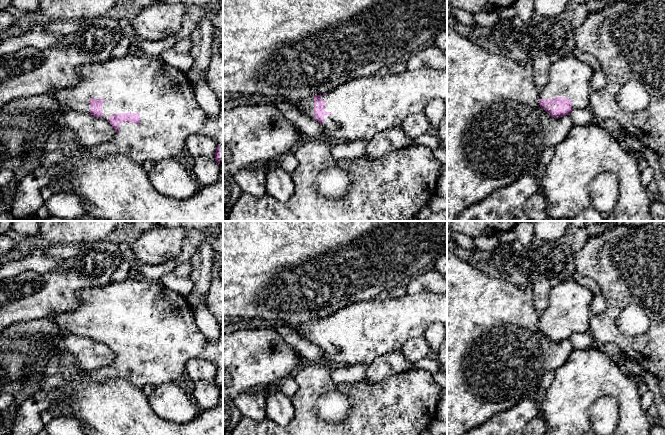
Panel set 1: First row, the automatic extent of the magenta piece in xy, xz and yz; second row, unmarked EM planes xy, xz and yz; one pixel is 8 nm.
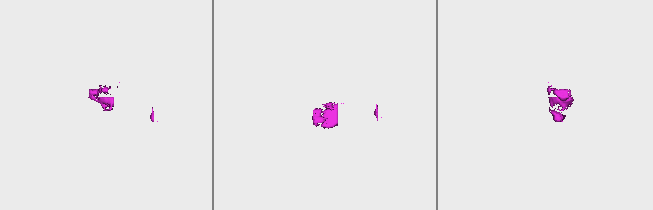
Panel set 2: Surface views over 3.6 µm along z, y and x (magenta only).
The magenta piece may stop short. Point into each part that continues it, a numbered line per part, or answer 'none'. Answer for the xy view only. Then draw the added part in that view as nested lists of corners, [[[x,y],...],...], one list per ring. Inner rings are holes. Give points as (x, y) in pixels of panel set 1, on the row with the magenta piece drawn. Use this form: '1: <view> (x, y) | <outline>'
1: xy (163, 95) | [[[132,55],[112,58],[104,63],[90,64],[80,70],[83,80],[72,87],[52,91],[51,95],[63,109],[90,113],[90,99],[105,99],[102,104],[103,119],[118,113],[139,113],[140,124],[120,123],[116,138],[92,148],[93,157],[104,158],[119,154],[129,157],[143,166],[145,161],[154,162],[177,157],[185,148],[191,134],[211,137],[220,147],[220,163],[223,163],[223,99],[216,118],[210,118],[195,98],[195,88],[186,72],[170,66],[161,58]]]

